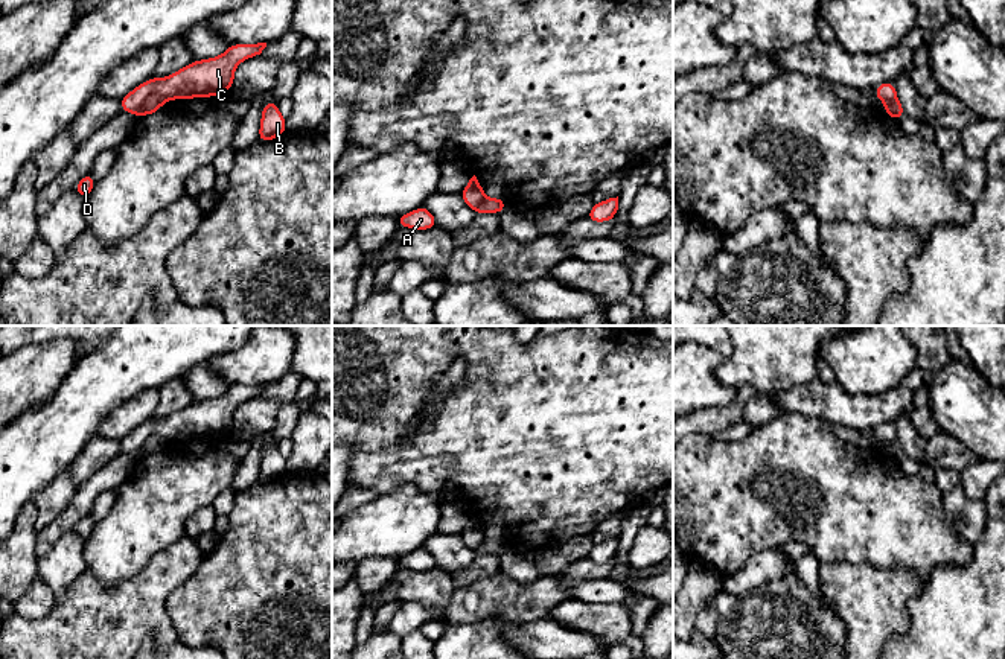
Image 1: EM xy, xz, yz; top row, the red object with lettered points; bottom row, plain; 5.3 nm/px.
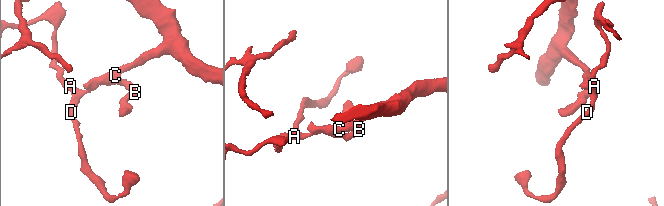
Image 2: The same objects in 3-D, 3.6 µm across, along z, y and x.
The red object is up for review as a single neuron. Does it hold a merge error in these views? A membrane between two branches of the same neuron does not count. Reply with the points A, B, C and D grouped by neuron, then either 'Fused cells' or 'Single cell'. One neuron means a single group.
Groups: A D / B C. Fused cells

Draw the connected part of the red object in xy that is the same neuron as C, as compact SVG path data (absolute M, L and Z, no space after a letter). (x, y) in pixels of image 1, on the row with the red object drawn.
M266 43L230 44L216 56L192 61L166 78L151 78L120 99L122 111L136 114L151 94L163 100L213 97L231 90L234 68L245 59L262 53Z

